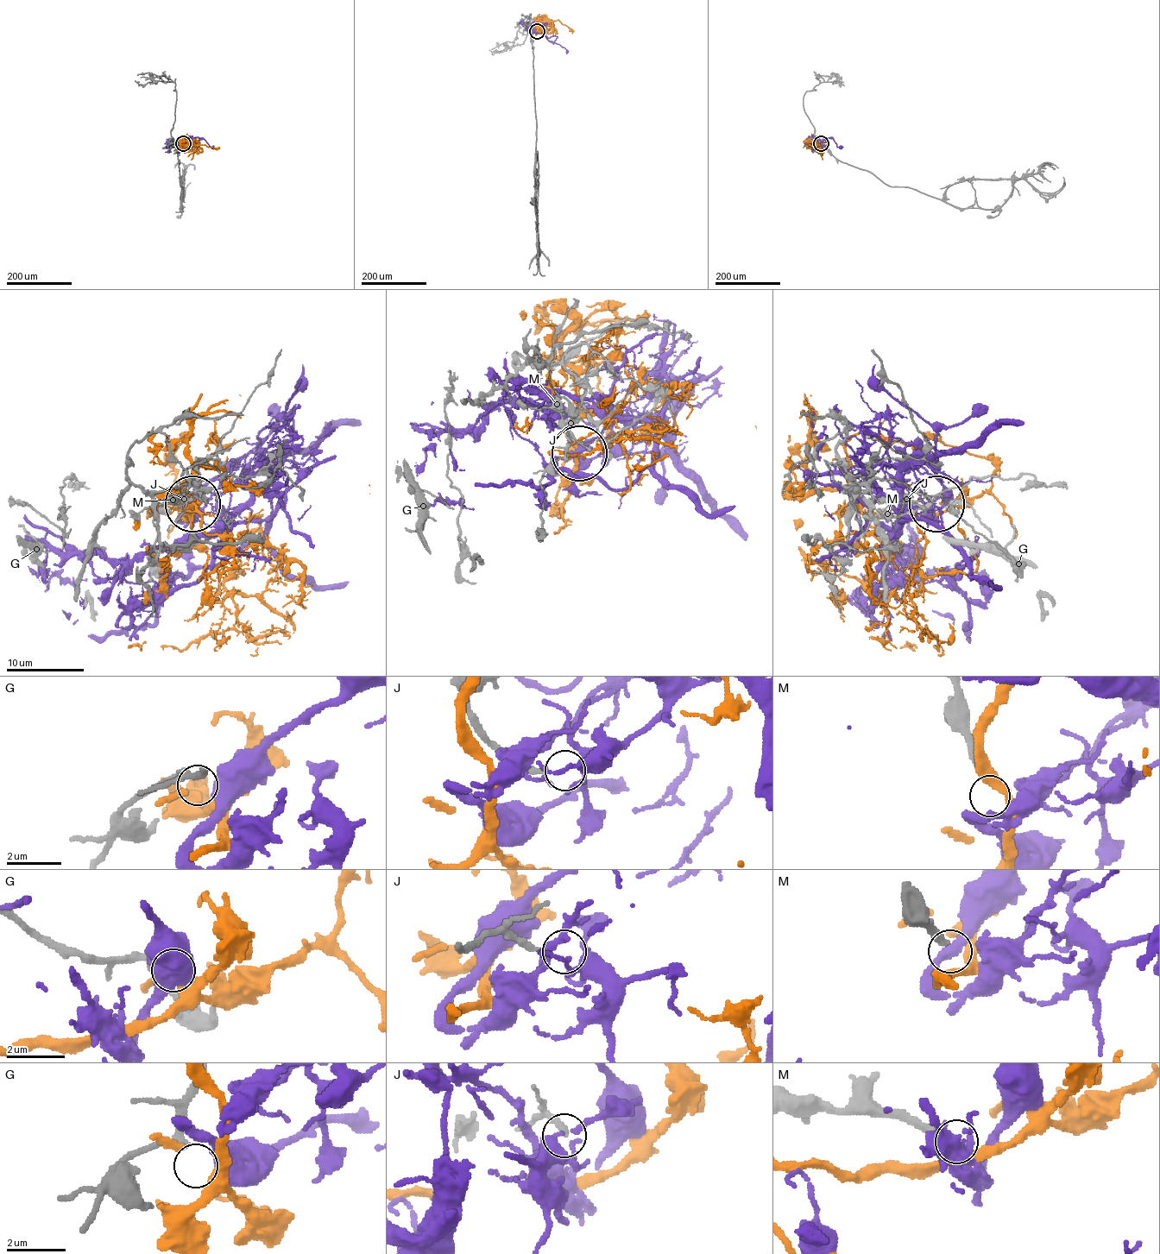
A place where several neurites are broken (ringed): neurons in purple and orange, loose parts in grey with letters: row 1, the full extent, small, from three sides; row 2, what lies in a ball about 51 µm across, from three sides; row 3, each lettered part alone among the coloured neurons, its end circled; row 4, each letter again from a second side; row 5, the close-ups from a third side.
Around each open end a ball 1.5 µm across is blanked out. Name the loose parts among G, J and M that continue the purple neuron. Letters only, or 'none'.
J

